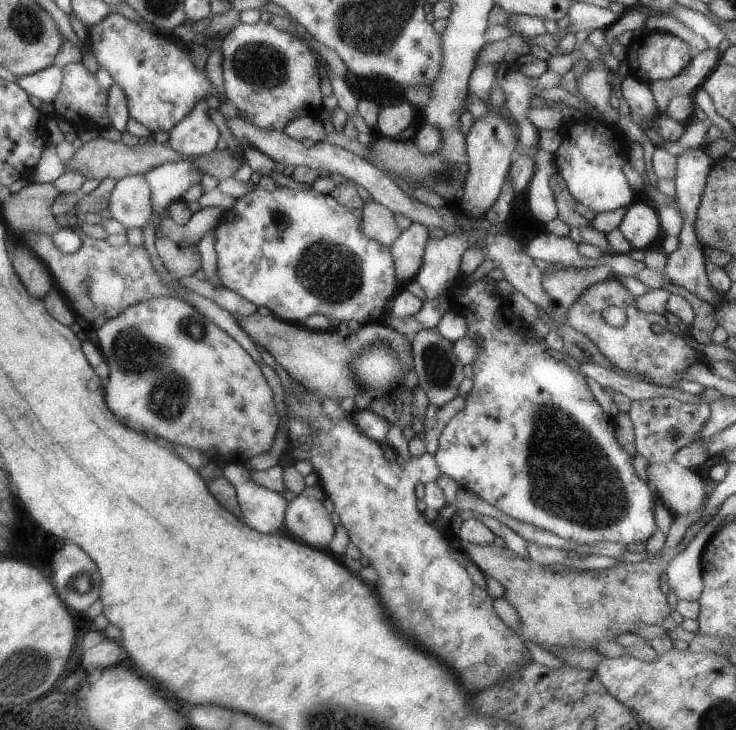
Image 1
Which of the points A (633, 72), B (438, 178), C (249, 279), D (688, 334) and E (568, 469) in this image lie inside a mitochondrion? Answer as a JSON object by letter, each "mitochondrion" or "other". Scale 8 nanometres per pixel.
{"A":"other","B":"mitochondrion","C":"other","D":"other","E":"mitochondrion"}

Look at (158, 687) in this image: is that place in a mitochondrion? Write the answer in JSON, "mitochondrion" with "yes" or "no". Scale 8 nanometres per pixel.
{"mitochondrion":"no"}

